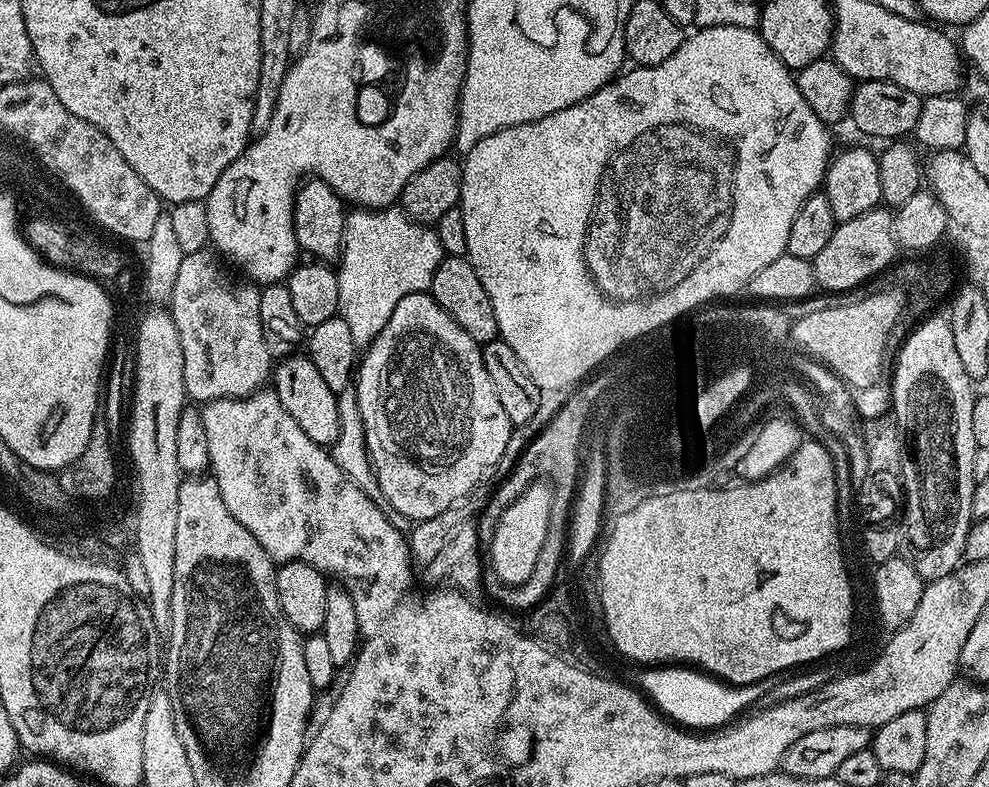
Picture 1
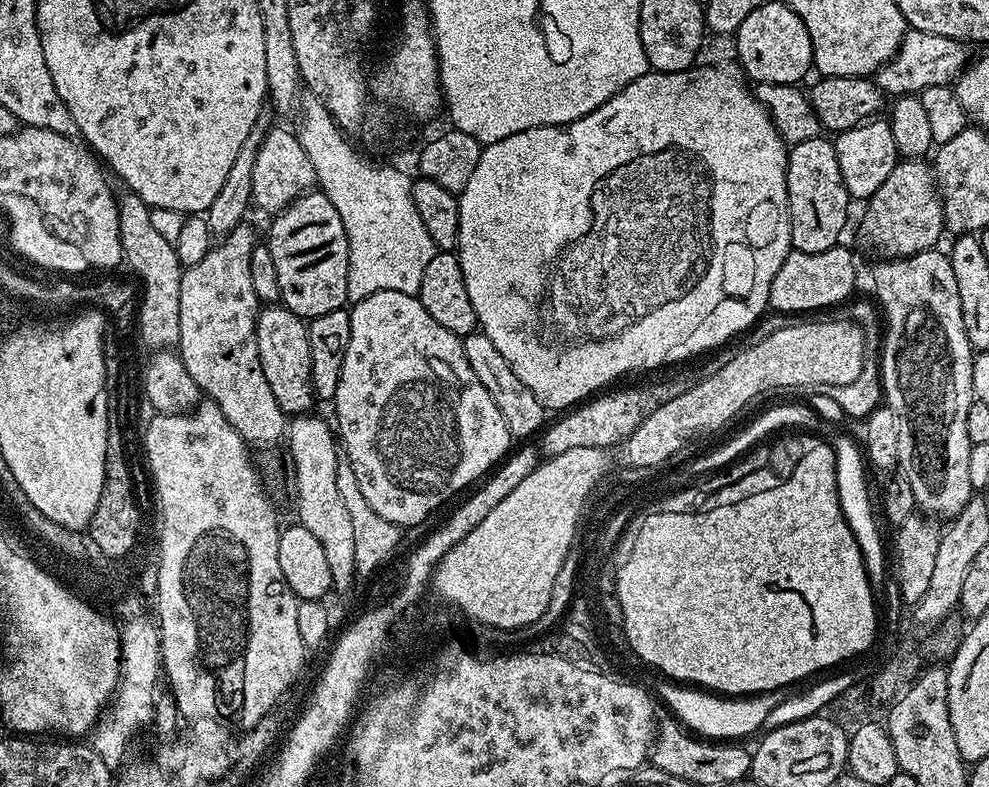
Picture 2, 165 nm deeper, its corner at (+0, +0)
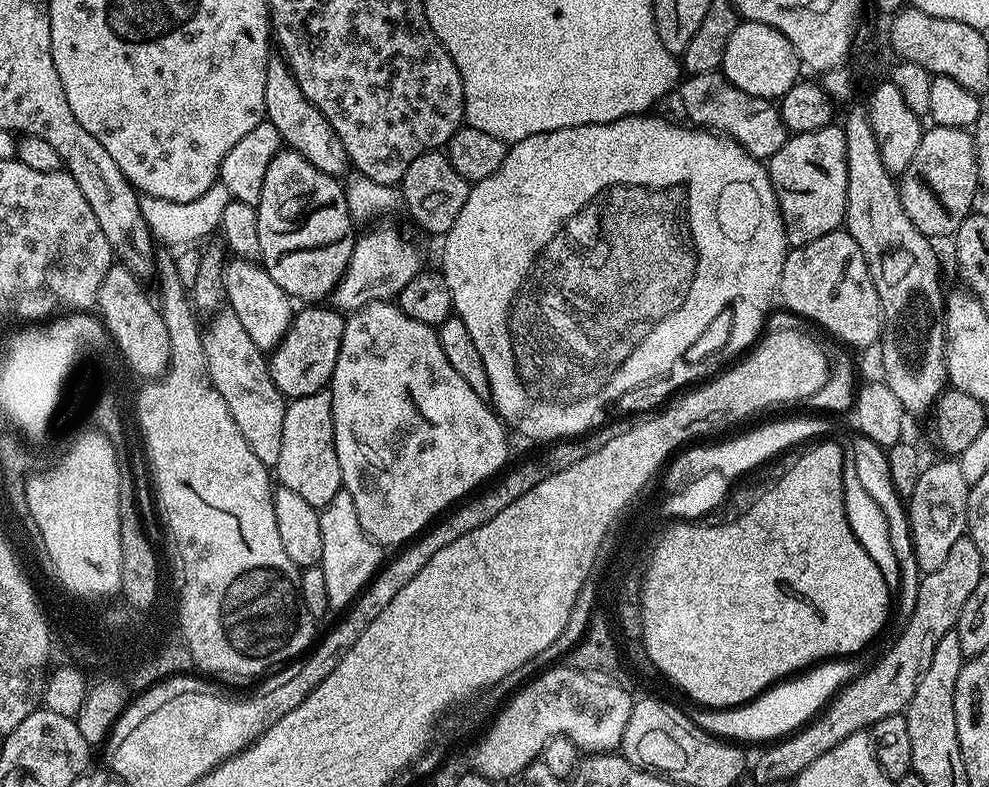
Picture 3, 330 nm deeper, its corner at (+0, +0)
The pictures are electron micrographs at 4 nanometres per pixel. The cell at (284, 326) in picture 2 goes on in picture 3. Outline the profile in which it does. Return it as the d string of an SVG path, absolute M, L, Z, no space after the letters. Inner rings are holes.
M232 258L224 265L224 299L227 307L238 314L238 322L262 353L271 353L292 324L294 301L270 278L268 271L251 260ZM293 307L293 308L292 308Z

